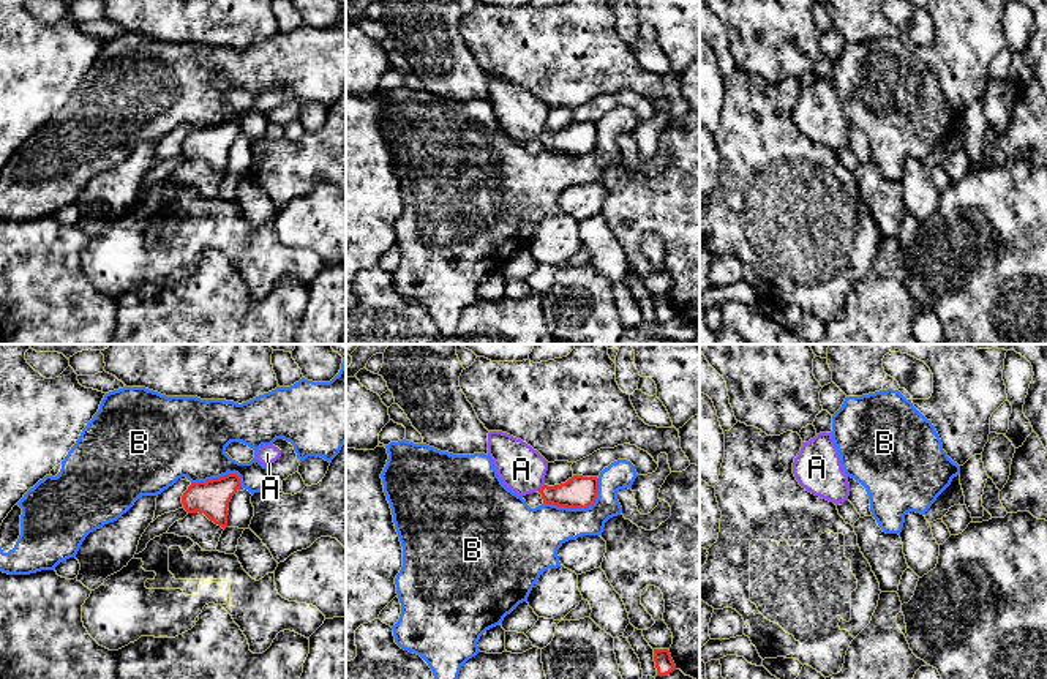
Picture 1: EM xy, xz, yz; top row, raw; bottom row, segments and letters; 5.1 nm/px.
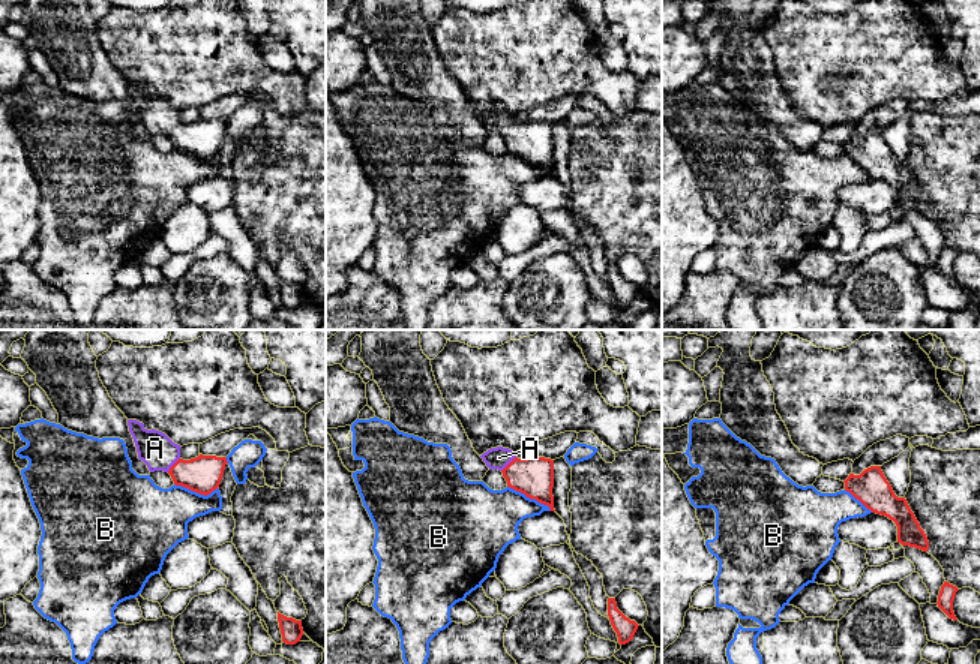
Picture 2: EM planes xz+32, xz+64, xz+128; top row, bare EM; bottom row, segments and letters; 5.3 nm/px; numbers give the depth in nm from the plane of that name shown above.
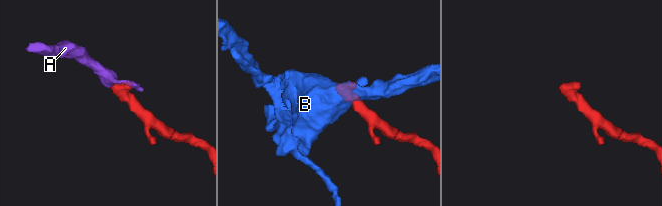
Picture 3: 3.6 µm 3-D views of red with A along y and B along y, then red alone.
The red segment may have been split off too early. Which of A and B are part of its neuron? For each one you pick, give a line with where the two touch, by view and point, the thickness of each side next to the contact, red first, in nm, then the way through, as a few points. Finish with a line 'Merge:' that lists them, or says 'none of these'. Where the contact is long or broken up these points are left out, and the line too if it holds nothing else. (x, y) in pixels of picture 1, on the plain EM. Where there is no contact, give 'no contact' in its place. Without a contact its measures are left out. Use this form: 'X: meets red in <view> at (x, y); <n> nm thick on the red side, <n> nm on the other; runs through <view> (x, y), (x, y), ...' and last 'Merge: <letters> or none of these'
A: meets red in xz at (542, 133); 160 nm thick on the red side, 240 nm on the other; runs through xz (578, 138), (542, 133), (521, 116)
Merge: A

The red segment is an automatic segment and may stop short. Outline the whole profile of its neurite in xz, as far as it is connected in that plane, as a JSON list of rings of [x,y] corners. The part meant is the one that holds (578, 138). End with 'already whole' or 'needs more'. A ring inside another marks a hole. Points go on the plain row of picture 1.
[[[488,79],[488,101],[502,129],[518,142],[539,137],[545,150],[567,155],[586,155],[597,145],[597,123],[573,122],[565,129],[548,133],[545,129],[548,107],[507,79]]] | needs more

